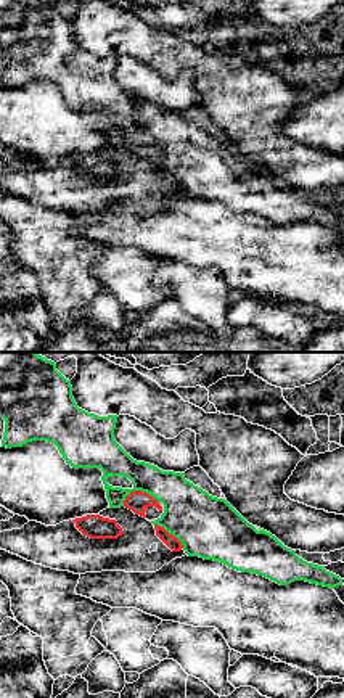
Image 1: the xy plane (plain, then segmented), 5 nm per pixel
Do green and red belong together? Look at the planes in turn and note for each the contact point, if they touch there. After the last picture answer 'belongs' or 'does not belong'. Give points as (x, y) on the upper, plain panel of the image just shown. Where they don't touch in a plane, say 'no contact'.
(139, 129)

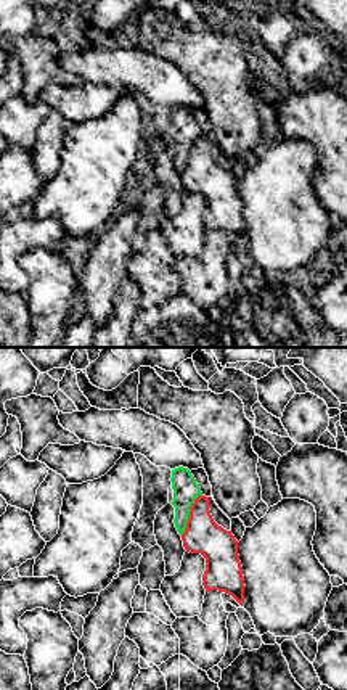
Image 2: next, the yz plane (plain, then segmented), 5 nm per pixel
(188, 155)

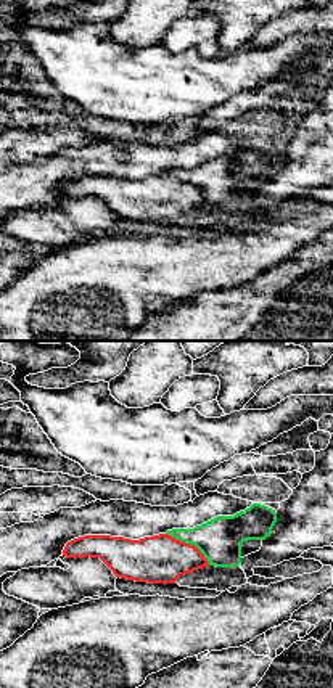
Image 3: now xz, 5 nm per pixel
(190, 184)

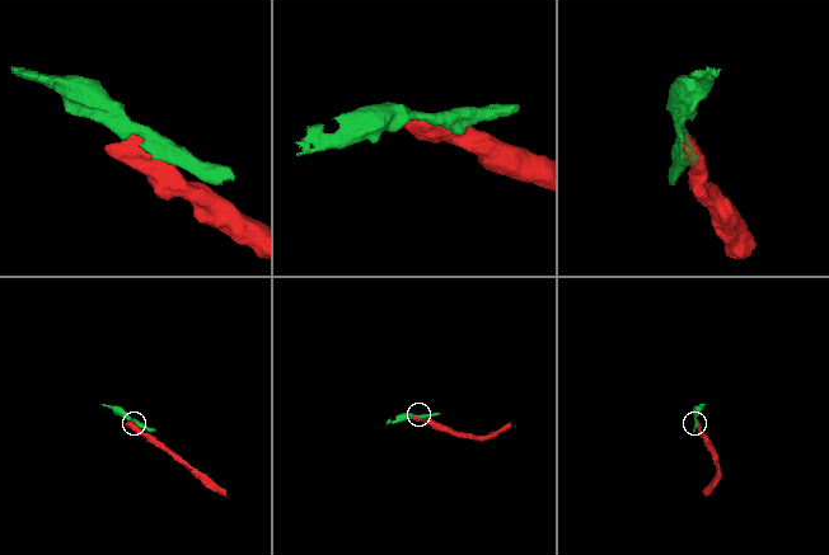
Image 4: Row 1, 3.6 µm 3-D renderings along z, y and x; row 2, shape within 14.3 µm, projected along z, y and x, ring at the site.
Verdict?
does not belong

